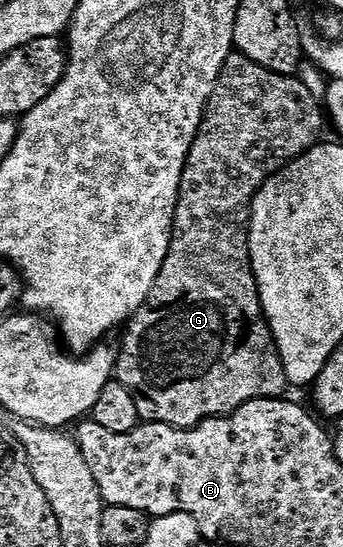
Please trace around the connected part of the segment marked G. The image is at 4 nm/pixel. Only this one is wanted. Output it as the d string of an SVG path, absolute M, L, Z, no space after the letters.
M231 53L222 60L222 70L214 83L212 93L208 96L202 113L202 124L198 127L198 135L194 139L192 149L186 154L186 164L182 170L182 180L178 190L178 204L174 210L174 229L170 233L170 252L164 257L164 265L152 285L146 303L125 324L126 336L122 339L122 348L116 351L114 379L134 392L138 398L139 420L147 423L163 423L169 427L195 427L205 419L213 419L220 415L231 415L240 405L257 399L277 399L287 390L286 374L274 345L274 336L262 313L262 303L258 300L258 286L254 280L254 270L250 268L250 244L247 232L244 230L244 216L249 212L250 200L264 185L270 175L274 175L281 167L286 166L296 157L300 157L308 149L319 142L318 134L324 127L324 119L316 108L316 101L308 93L298 77L281 75L275 71L256 65L247 55Z

